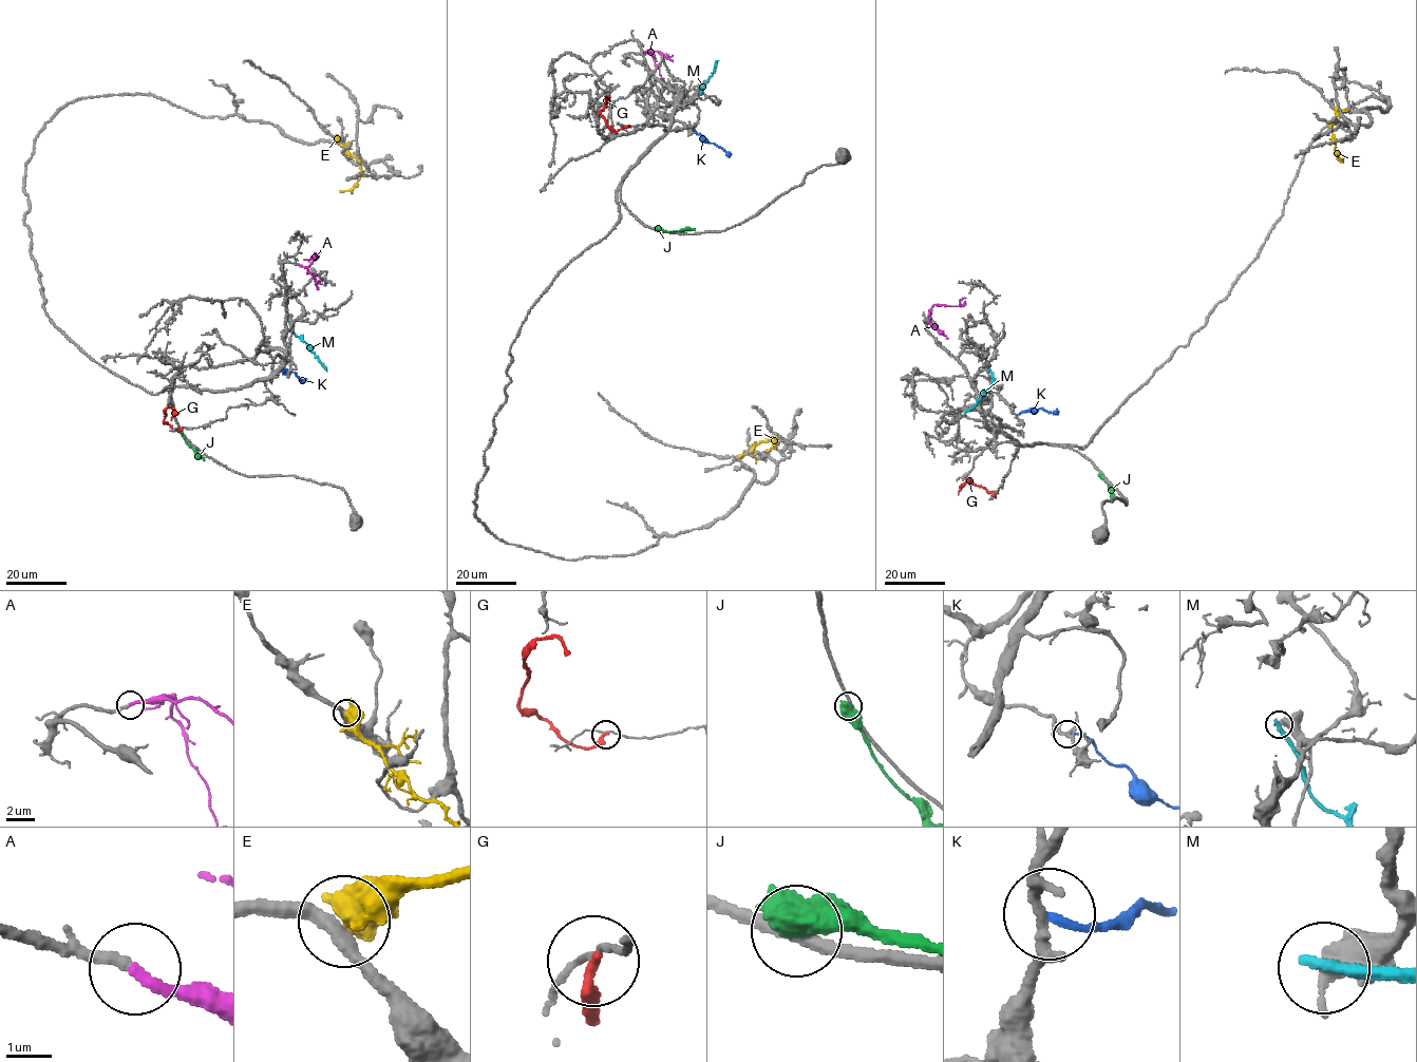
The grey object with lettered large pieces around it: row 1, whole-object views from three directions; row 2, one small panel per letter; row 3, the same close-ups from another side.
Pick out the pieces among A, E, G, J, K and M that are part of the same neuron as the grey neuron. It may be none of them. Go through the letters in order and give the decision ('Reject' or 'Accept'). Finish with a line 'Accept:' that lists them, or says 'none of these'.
A: Accept
E: Reject
G: Reject
J: Reject
K: Reject
M: Reject
Accept: A

